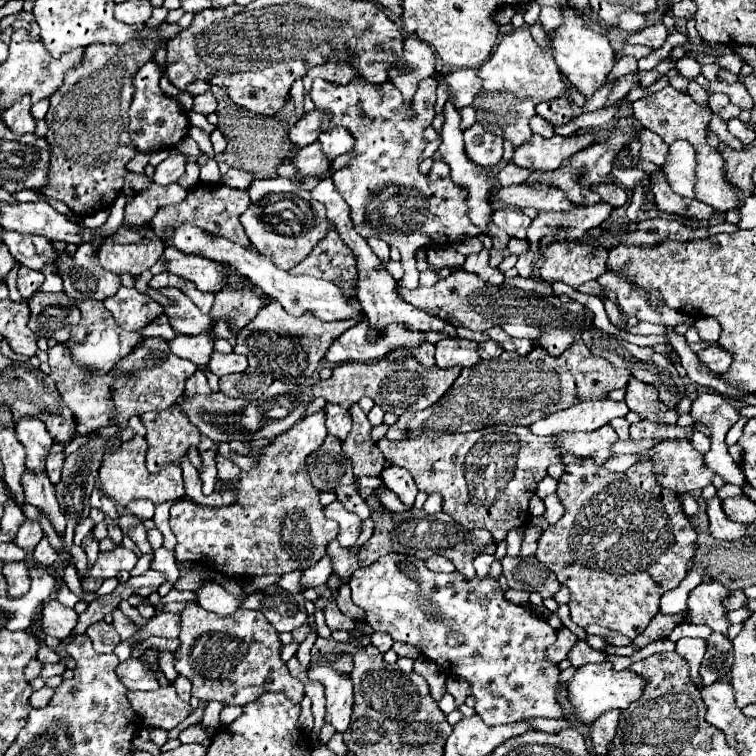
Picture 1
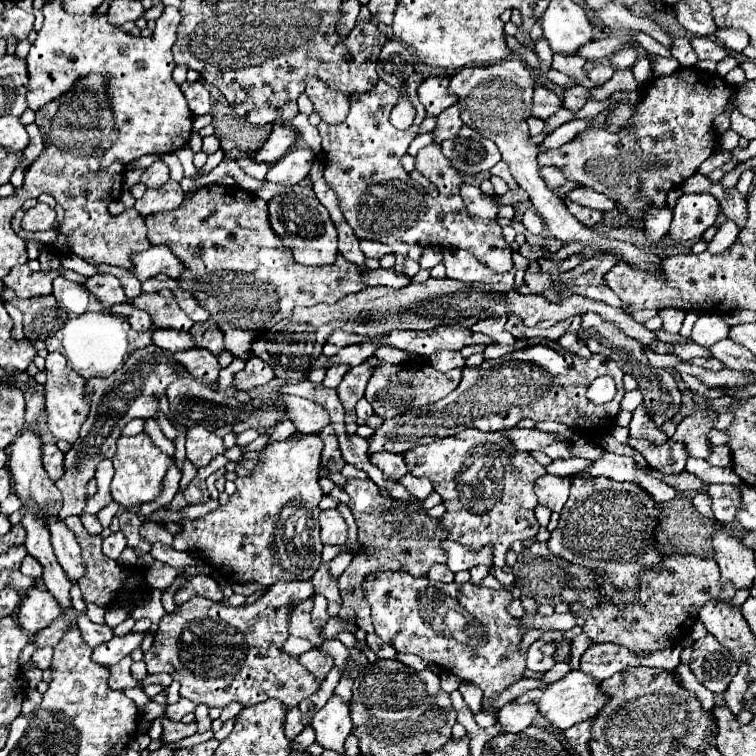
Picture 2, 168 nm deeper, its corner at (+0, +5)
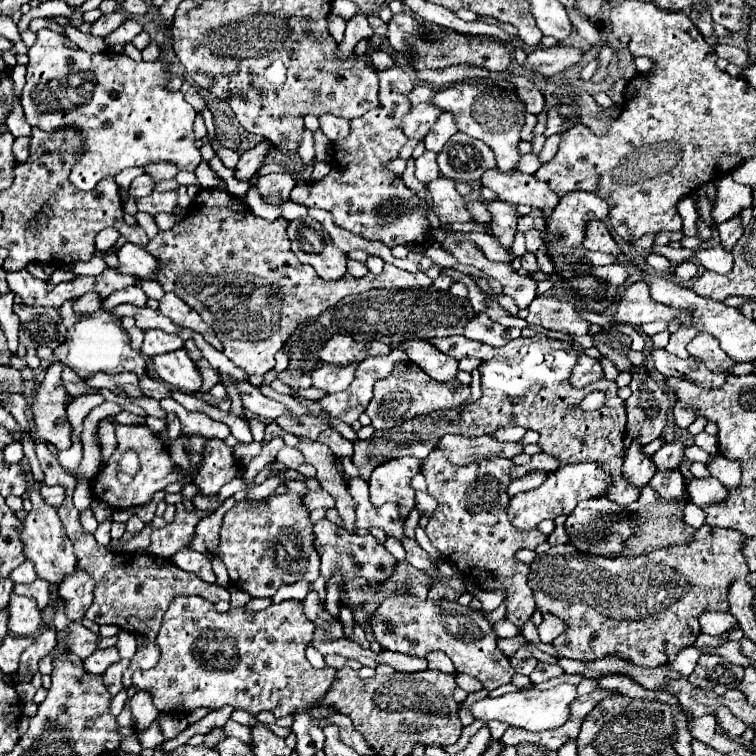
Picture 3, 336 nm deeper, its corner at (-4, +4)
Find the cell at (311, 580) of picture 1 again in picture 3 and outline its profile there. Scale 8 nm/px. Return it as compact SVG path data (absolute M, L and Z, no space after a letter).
M178 596L168 606L162 616L162 626L156 638L160 648L160 660L150 670L136 670L132 674L132 684L152 696L154 706L162 714L190 714L196 708L218 710L222 706L234 706L250 714L262 710L272 712L274 718L292 714L294 710L306 710L316 706L316 700L324 696L328 684L332 684L336 670L322 668L316 670L306 660L306 648L312 642L314 628L304 614L304 604L296 600L286 600L272 604L262 612L252 612L248 608L234 608L218 614L214 604L200 596Z

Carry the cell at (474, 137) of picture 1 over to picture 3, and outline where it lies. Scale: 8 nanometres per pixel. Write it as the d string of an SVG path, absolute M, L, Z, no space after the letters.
M456 132L438 152L438 166L440 174L446 178L476 184L476 180L480 180L488 168L496 168L496 160L484 142Z

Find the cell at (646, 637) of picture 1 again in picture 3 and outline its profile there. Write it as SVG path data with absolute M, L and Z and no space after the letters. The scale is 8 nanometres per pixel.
M706 524L696 530L696 536L692 538L690 544L682 544L682 546L668 546L668 548L660 548L656 552L644 554L644 556L616 556L616 558L606 558L606 556L592 556L592 554L584 554L578 552L574 546L564 544L564 546L554 546L550 548L546 554L536 556L536 560L530 564L530 576L528 576L528 586L534 590L536 596L536 604L538 610L542 612L552 612L554 616L562 618L568 626L568 630L560 634L554 640L554 646L558 648L562 658L572 658L572 660L580 660L580 662L592 662L598 658L604 658L606 654L612 652L620 652L624 656L628 656L634 664L638 666L646 666L646 668L656 668L656 666L664 666L668 662L672 662L676 658L676 654L686 648L692 646L696 642L696 638L700 636L700 624L698 618L704 612L730 612L728 606L728 588L732 586L732 582L736 582L736 578L744 578L748 574L748 566L744 564L744 558L740 556L740 540L744 540L746 536L740 536L740 532L728 532L728 530L720 530L720 528L708 528Z

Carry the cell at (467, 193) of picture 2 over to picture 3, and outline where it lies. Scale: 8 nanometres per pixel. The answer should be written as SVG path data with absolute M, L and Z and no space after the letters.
M440 176L440 178L432 180L432 182L428 182L426 188L428 188L430 196L432 196L434 210L438 208L440 224L448 224L448 222L472 222L472 216L466 210L466 202L456 192L452 180Z

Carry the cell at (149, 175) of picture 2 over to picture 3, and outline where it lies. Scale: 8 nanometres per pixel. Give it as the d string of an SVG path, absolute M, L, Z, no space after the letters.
M142 174L142 176L138 176L138 178L132 180L132 184L130 184L130 188L128 188L128 194L138 200L138 198L142 198L142 196L152 194L152 188L154 188L152 178L150 178L148 174Z

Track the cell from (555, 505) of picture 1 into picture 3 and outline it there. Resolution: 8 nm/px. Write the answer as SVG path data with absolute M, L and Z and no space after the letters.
M584 462L584 464L564 466L564 468L556 470L556 472L552 472L548 476L548 480L540 488L528 490L528 492L520 492L520 494L516 494L510 500L510 506L508 506L510 524L516 526L518 530L532 530L542 520L554 520L556 516L562 516L562 514L568 516L576 508L578 502L602 496L602 492L606 490L608 482L610 482L608 474L596 462Z

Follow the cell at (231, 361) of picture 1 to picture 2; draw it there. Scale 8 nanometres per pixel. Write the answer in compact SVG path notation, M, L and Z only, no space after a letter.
M196 349L196 351L184 351L184 355L174 355L174 359L184 365L190 375L196 375L204 383L214 383L220 373L220 363L214 353L208 349Z

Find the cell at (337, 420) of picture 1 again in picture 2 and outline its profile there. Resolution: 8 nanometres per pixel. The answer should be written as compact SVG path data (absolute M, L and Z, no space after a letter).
M282 395L280 403L288 407L288 419L296 423L298 431L320 431L322 427L330 425L328 411L310 399L302 399L296 395Z

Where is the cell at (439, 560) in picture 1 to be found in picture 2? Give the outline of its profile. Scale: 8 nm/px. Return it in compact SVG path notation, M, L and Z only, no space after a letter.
M434 563L428 571L428 577L434 581L446 581L446 583L454 581L454 573L448 569L446 563Z

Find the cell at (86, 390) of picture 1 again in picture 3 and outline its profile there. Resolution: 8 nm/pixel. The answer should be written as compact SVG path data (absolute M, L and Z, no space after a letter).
M52 364L38 384L32 400L32 416L36 424L36 436L44 442L50 442L58 450L72 446L70 440L70 422L66 416L66 390L62 386L62 364Z

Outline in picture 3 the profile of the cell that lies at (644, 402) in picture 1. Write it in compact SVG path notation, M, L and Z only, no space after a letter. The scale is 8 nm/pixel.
M632 444L628 448L624 464L622 464L622 476L632 486L642 490L652 480L654 474L656 474L656 468L652 468L652 460L642 454L642 448L638 444Z

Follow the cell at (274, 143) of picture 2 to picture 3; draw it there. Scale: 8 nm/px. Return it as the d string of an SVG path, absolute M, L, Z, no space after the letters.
M264 140L264 142L260 142L256 148L244 152L244 154L240 156L236 168L234 168L234 178L236 178L236 180L250 180L250 178L258 172L260 164L262 164L262 160L264 160L264 154L266 154L266 150L268 150L268 146L270 146L270 144Z

